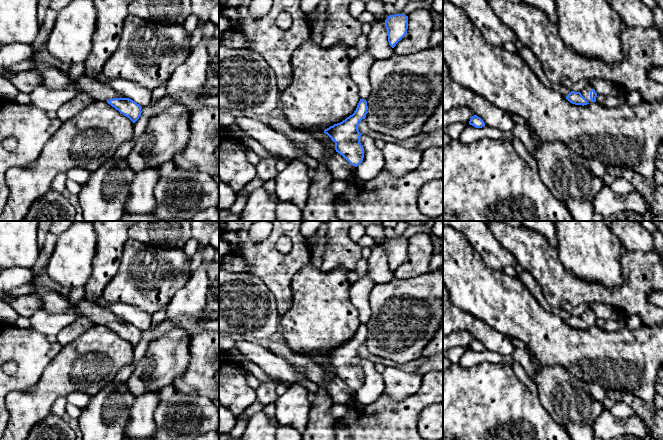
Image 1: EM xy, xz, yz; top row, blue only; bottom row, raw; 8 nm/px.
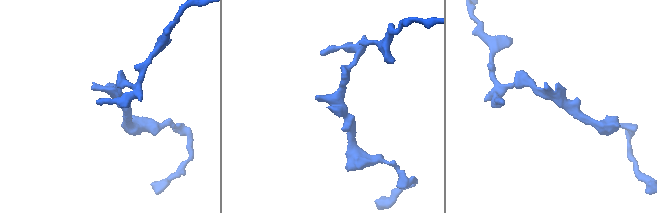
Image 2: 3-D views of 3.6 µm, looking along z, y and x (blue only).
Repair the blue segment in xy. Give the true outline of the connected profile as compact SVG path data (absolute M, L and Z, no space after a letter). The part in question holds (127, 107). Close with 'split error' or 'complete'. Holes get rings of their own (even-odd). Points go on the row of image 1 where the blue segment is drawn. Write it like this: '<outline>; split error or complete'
M36 61L33 62L31 71L40 74L42 78L41 86L50 89L75 87L81 93L90 95L96 101L107 102L133 123L141 116L142 107L139 104L118 94L109 85L102 84L94 78L82 75L78 79L72 80L67 72L45 64L38 65Z; split error

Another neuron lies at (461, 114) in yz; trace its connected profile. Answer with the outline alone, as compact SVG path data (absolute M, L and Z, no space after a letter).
M460 106L455 107L443 114L443 132L447 131L450 124L460 122L468 124L474 113L471 109Z

